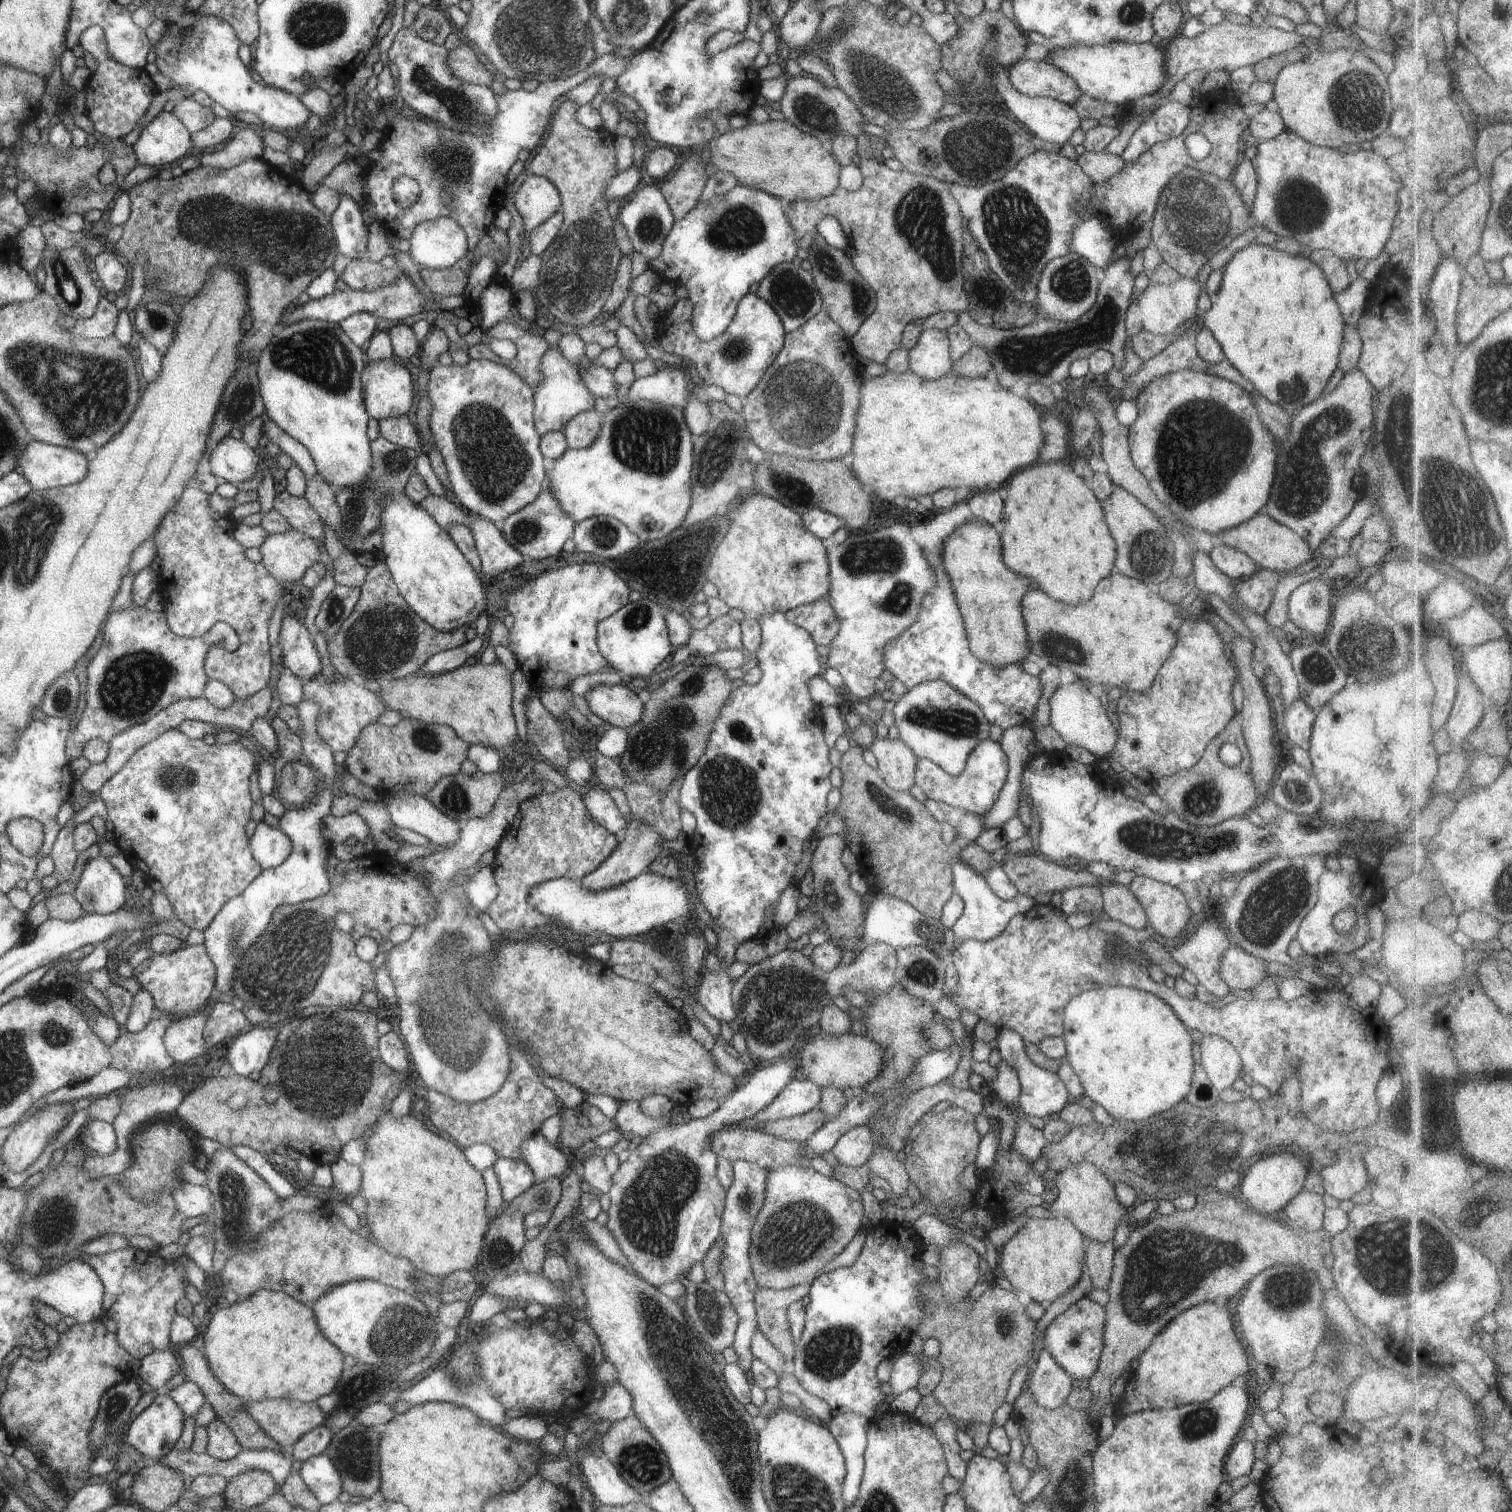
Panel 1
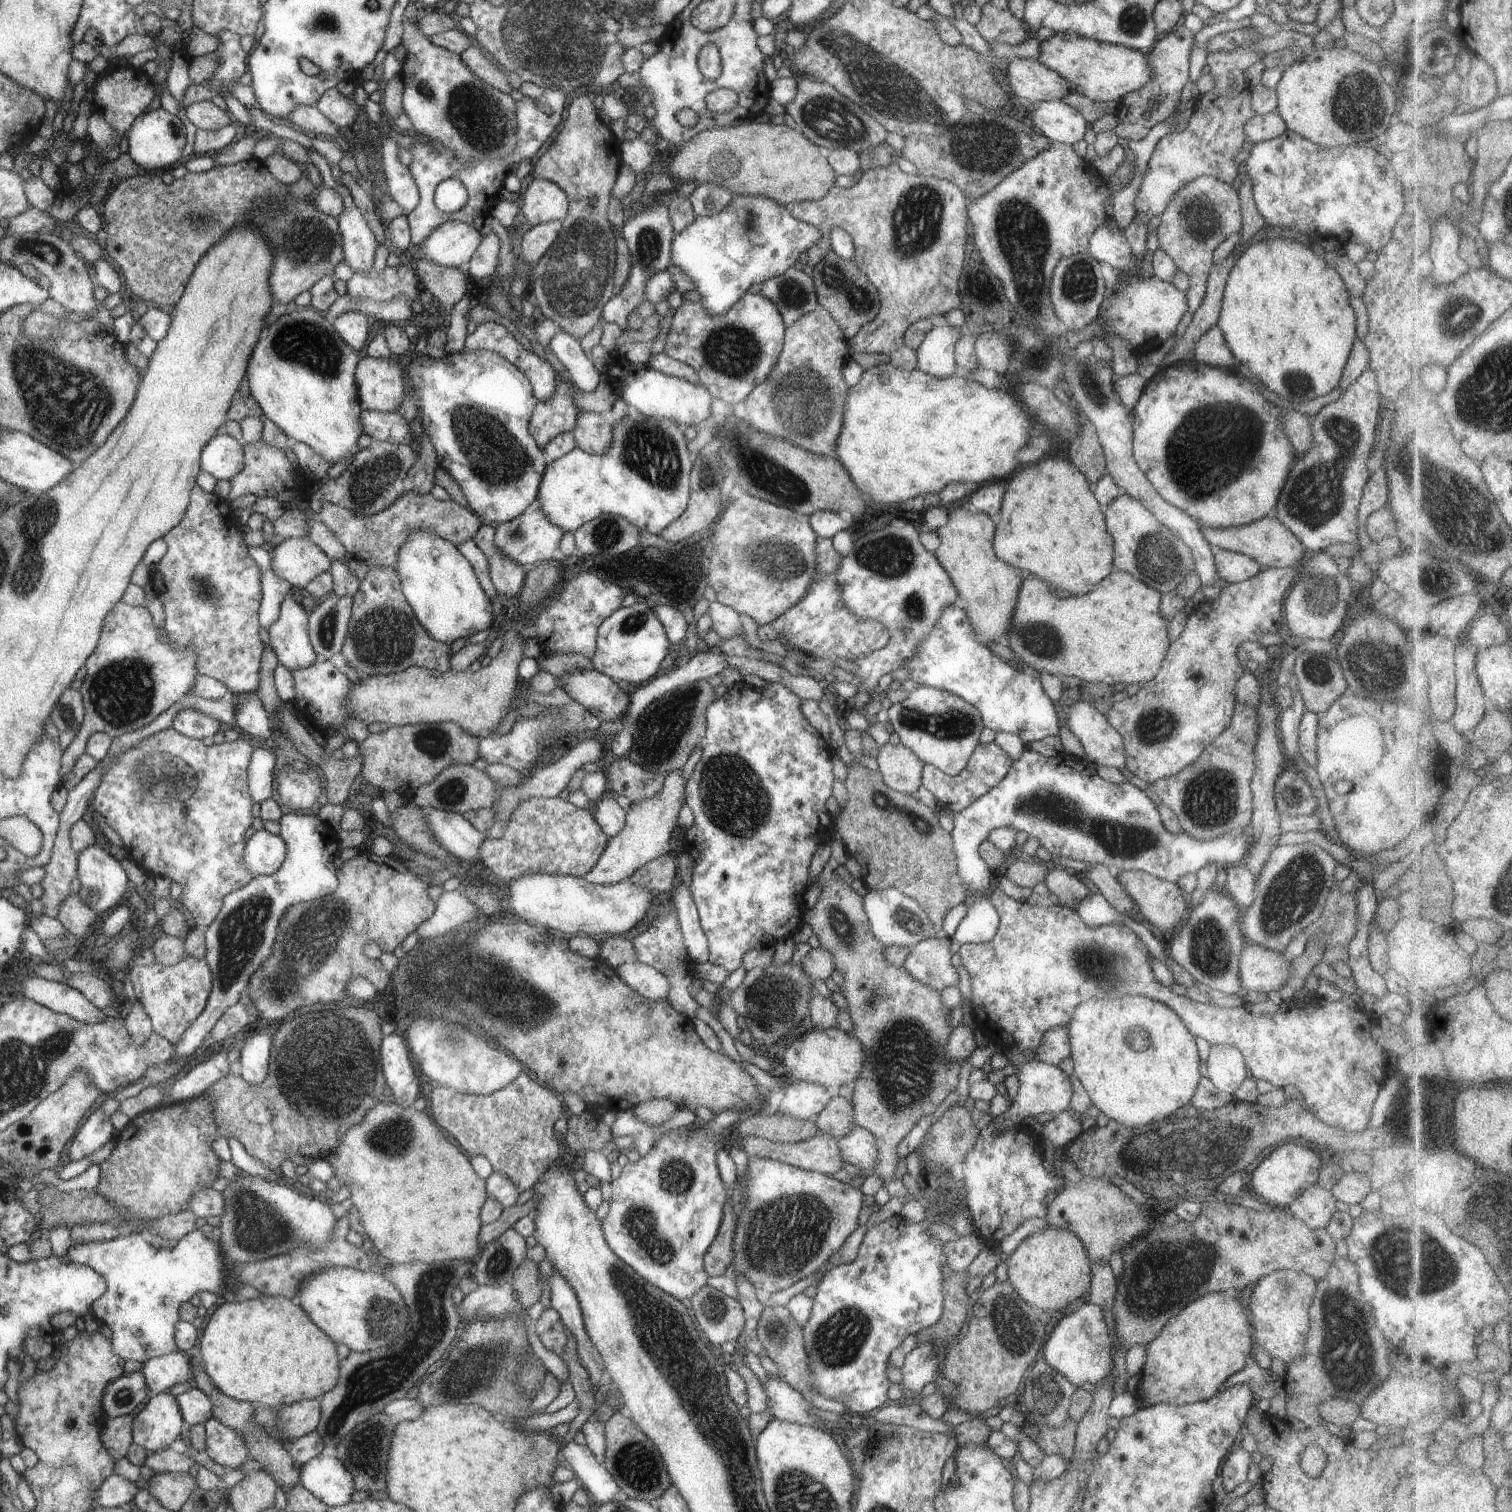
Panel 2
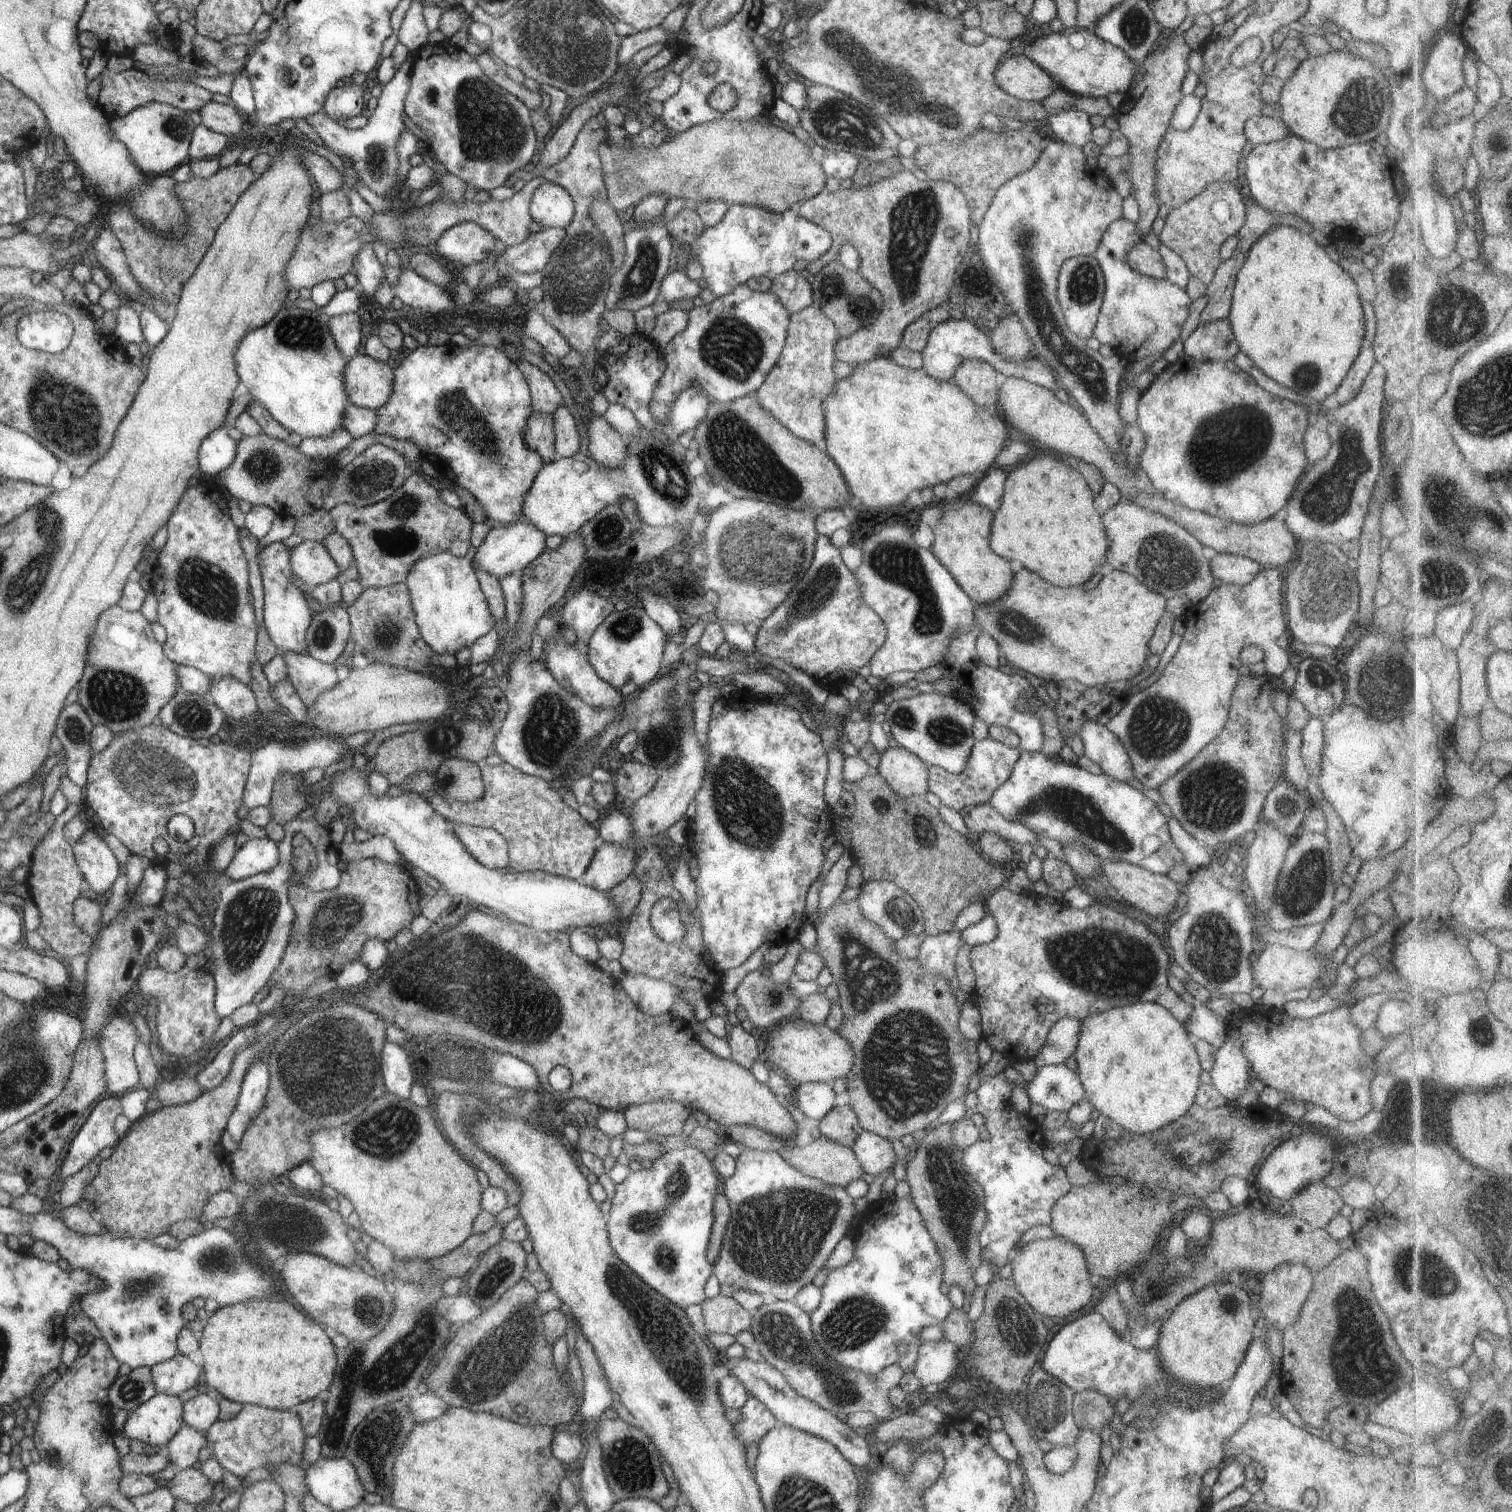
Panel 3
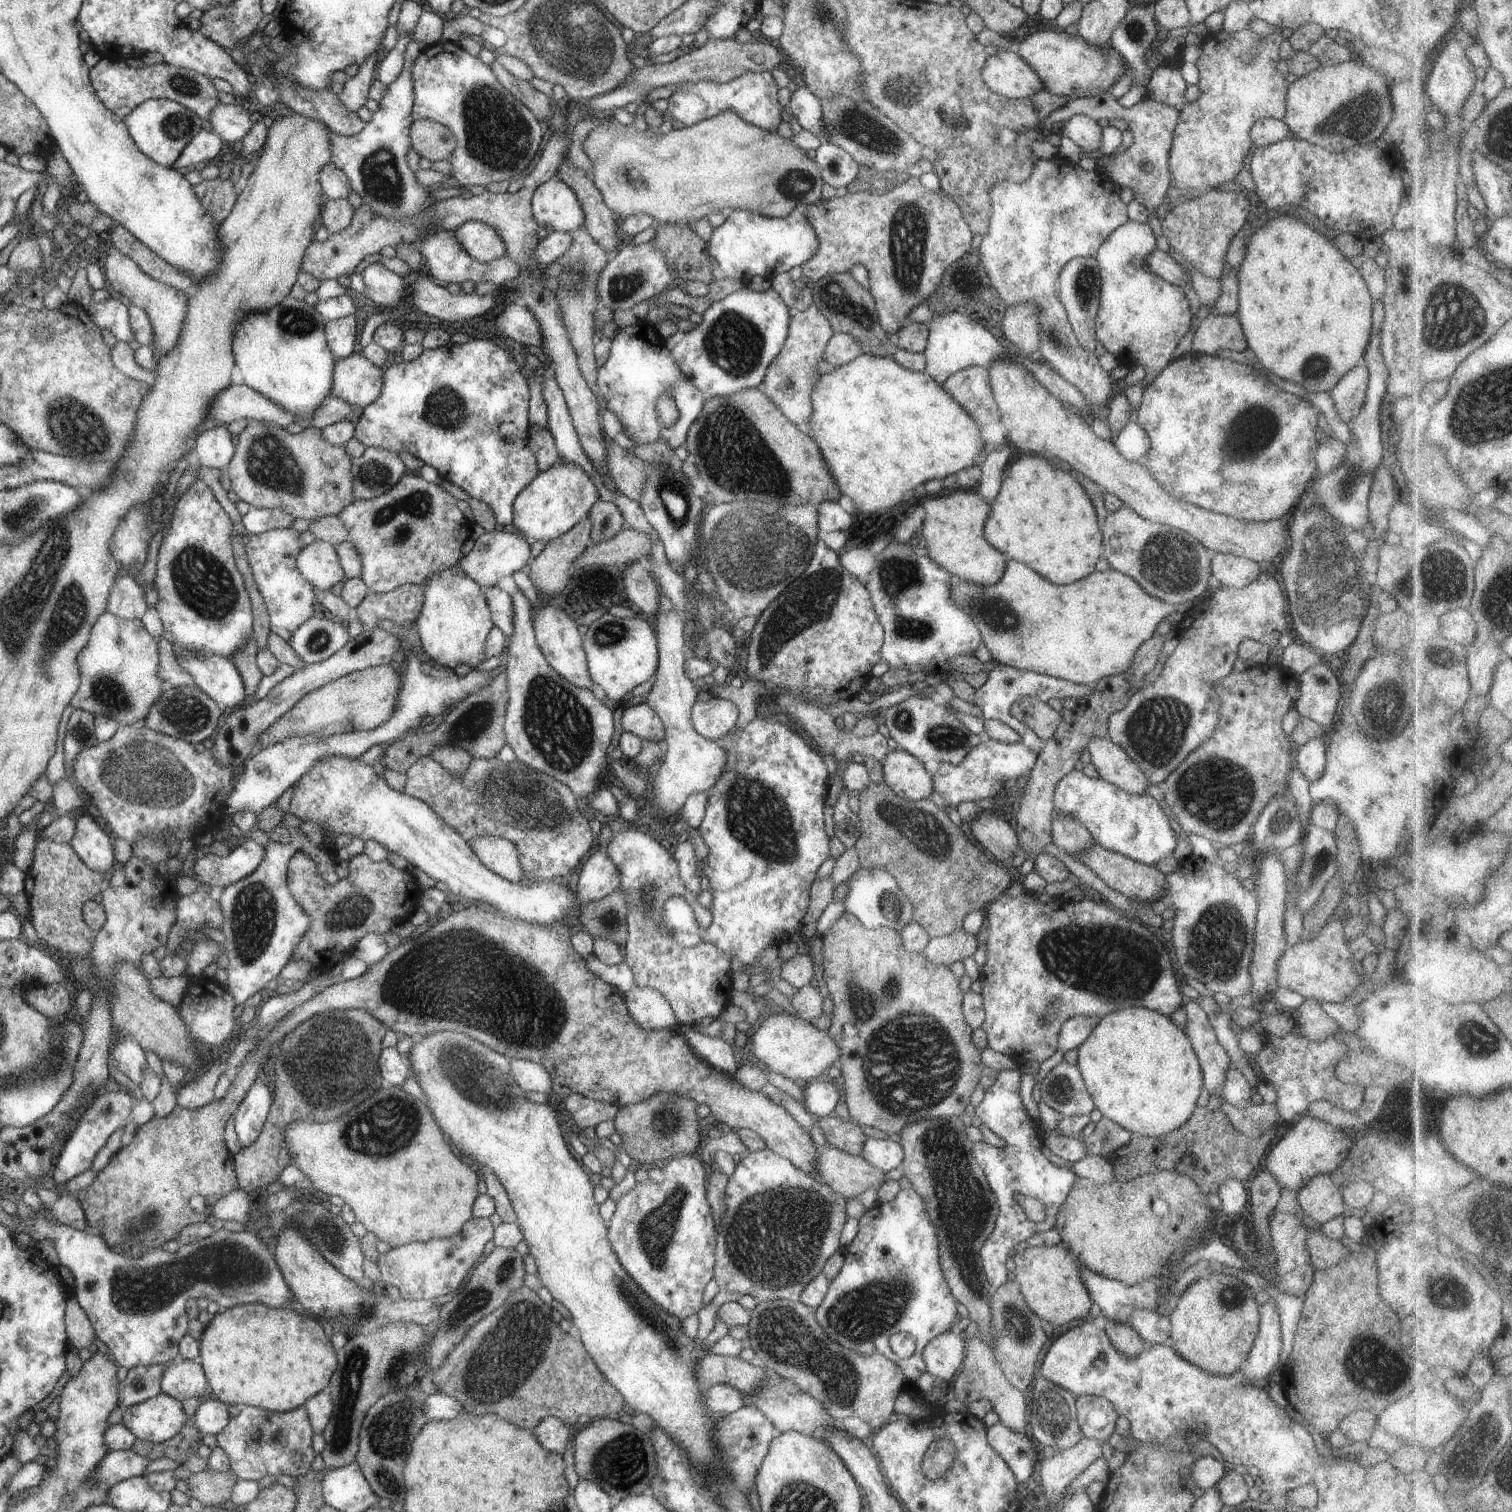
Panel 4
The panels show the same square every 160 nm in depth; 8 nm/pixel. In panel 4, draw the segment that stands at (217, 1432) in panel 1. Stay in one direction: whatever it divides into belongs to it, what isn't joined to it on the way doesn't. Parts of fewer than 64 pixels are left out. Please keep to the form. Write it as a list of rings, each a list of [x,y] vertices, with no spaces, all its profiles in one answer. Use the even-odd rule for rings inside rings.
[[[246,1405],[238,1413],[238,1416],[231,1418],[229,1425],[217,1434],[217,1443],[229,1456],[231,1469],[240,1479],[258,1482],[260,1478],[268,1476],[268,1474],[275,1477],[282,1476],[282,1474],[289,1474],[297,1478],[307,1475],[310,1470],[315,1470],[312,1464],[314,1458],[316,1458],[314,1434],[315,1429],[311,1424],[310,1414],[304,1405],[285,1413],[270,1412]]]

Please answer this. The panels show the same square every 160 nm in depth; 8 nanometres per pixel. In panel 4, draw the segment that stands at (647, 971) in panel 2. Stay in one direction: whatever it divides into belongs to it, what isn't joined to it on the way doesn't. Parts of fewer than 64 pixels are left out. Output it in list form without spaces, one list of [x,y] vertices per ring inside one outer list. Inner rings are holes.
[[[634,985],[624,993],[628,1014],[648,1030],[674,1029],[678,1022],[670,1003],[658,991]]]

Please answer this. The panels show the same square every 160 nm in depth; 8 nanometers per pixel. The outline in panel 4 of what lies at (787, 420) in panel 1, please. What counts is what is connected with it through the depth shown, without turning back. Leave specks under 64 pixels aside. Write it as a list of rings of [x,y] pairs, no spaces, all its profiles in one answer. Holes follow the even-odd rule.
[[[815,305],[803,312],[792,313],[789,321],[789,332],[784,342],[782,352],[772,360],[766,370],[764,382],[758,389],[784,413],[804,434],[809,434],[809,420],[812,407],[812,392],[816,380],[820,378],[818,363],[824,359],[828,342],[834,336],[834,330],[824,314]]]

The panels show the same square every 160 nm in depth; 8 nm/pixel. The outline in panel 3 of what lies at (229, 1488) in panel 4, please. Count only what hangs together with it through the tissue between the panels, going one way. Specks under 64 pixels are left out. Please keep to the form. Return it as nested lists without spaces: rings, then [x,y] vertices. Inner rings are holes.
[[[195,1465],[185,1470],[178,1468],[175,1476],[168,1480],[167,1488],[176,1500],[197,1506],[212,1498],[214,1486],[215,1484]]]

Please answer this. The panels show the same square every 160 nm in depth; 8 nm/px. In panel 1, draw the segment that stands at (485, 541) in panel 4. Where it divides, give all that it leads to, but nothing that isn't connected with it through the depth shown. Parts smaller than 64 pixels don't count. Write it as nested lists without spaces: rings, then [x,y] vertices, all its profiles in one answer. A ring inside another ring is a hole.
[[[545,485],[543,492],[540,492],[536,500],[506,518],[499,524],[499,527],[504,537],[523,554],[523,557],[528,556],[528,559],[544,560],[544,558],[556,557],[556,554],[560,554],[564,542],[574,535],[576,522],[572,516],[568,516],[564,512],[555,492]]]

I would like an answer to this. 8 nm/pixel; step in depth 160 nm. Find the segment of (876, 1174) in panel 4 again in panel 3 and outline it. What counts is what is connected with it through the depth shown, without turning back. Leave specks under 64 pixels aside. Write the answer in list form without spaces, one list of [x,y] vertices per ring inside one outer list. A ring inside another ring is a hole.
[[[825,1137],[806,1146],[784,1145],[778,1152],[799,1172],[830,1185],[845,1188],[865,1172],[850,1147]]]

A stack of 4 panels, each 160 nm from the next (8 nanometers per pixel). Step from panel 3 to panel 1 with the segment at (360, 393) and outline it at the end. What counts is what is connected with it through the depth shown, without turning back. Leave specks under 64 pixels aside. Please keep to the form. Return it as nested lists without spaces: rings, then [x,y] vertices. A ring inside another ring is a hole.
[[[394,360],[370,361],[363,370],[367,412],[377,421],[408,415],[412,404],[412,376]]]

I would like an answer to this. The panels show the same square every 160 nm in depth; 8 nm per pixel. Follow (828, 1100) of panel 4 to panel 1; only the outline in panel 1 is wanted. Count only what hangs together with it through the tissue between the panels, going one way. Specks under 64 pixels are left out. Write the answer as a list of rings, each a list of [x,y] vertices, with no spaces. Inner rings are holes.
[[[794,1078],[767,1108],[760,1110],[752,1120],[762,1126],[766,1122],[774,1122],[785,1117],[794,1117],[810,1112],[820,1105],[820,1087],[814,1082],[801,1078]]]

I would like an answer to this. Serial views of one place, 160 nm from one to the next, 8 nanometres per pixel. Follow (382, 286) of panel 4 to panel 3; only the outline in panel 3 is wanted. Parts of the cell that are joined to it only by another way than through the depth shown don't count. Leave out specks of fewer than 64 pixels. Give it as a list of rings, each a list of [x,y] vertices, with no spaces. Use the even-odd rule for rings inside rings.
[[[373,244],[363,245],[362,251],[355,260],[353,272],[358,278],[358,289],[362,294],[373,297],[385,273],[372,248]]]

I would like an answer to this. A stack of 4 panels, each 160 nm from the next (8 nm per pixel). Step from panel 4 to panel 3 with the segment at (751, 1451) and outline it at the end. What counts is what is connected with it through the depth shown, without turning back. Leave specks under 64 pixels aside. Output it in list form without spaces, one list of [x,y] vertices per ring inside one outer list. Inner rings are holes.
[[[749,1396],[740,1412],[742,1419],[734,1424],[734,1432],[746,1449],[750,1444],[759,1444],[762,1436],[779,1424],[772,1412],[754,1396]]]

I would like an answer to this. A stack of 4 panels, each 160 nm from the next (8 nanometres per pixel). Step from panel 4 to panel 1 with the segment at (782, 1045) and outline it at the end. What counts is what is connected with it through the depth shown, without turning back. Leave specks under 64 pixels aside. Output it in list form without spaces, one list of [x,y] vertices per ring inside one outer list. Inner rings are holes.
[[[821,1031],[814,1032],[814,1040],[808,1042],[795,1060],[798,1063],[799,1075],[814,1082],[818,1087],[832,1086],[844,1091],[848,1088],[862,1090],[878,1074],[884,1064],[884,1048],[866,1036],[856,1036],[853,1033],[842,1035],[828,1035]]]

